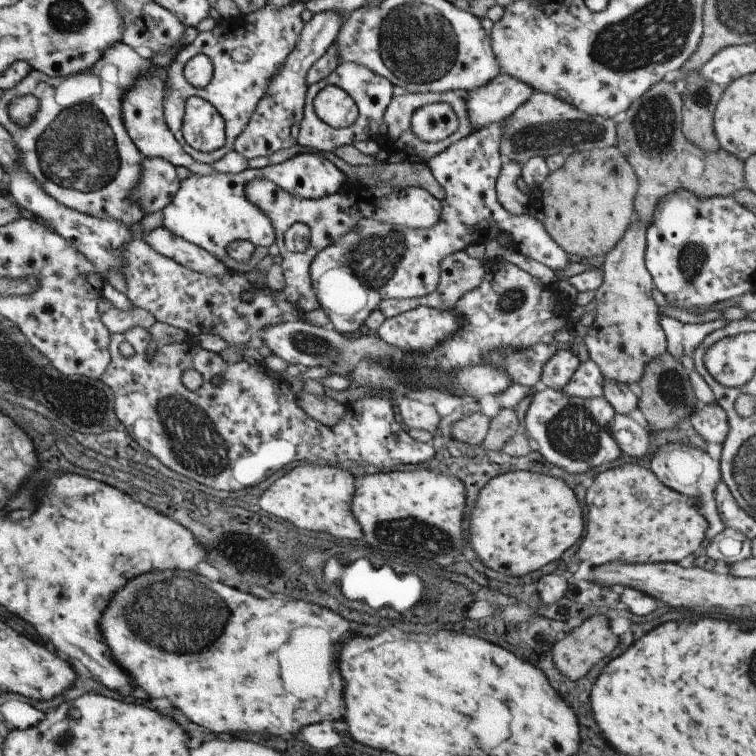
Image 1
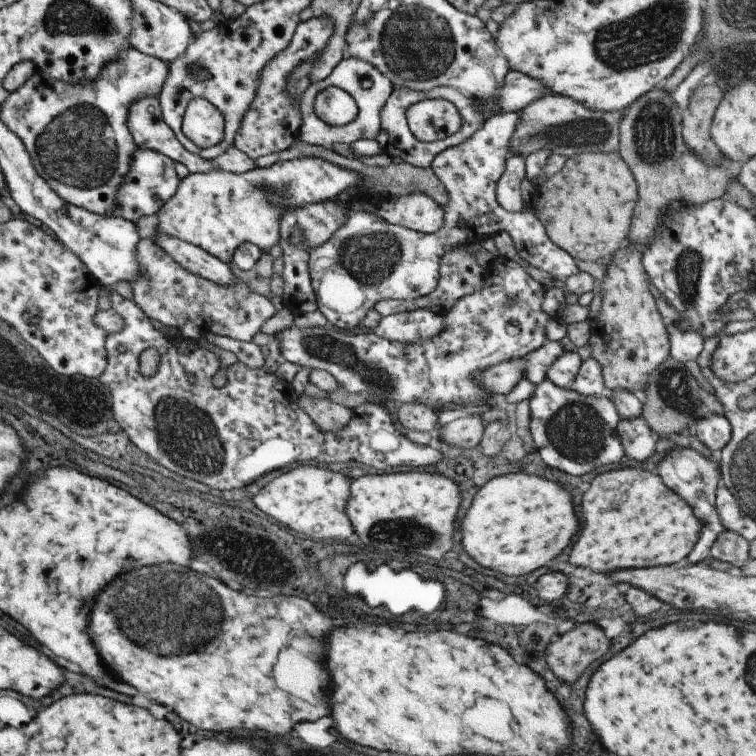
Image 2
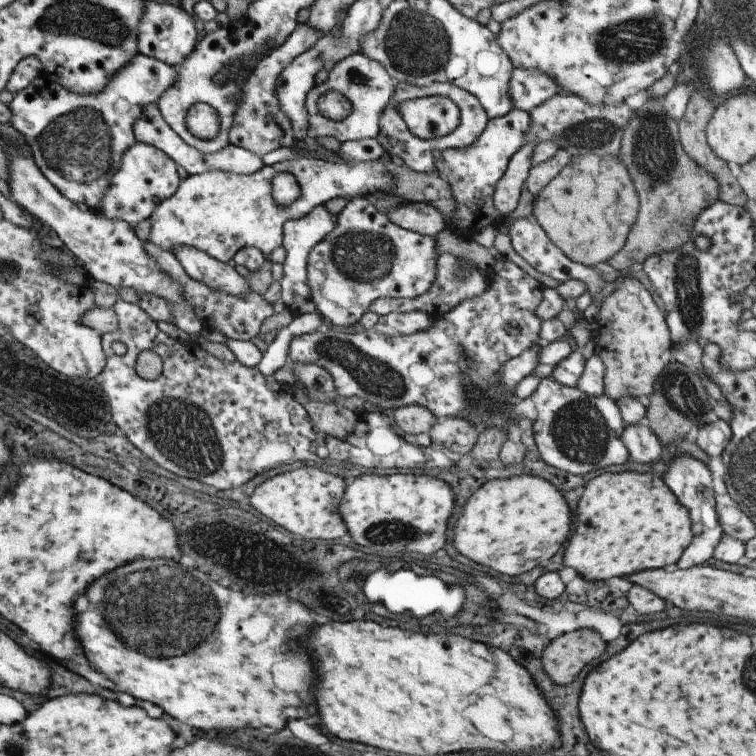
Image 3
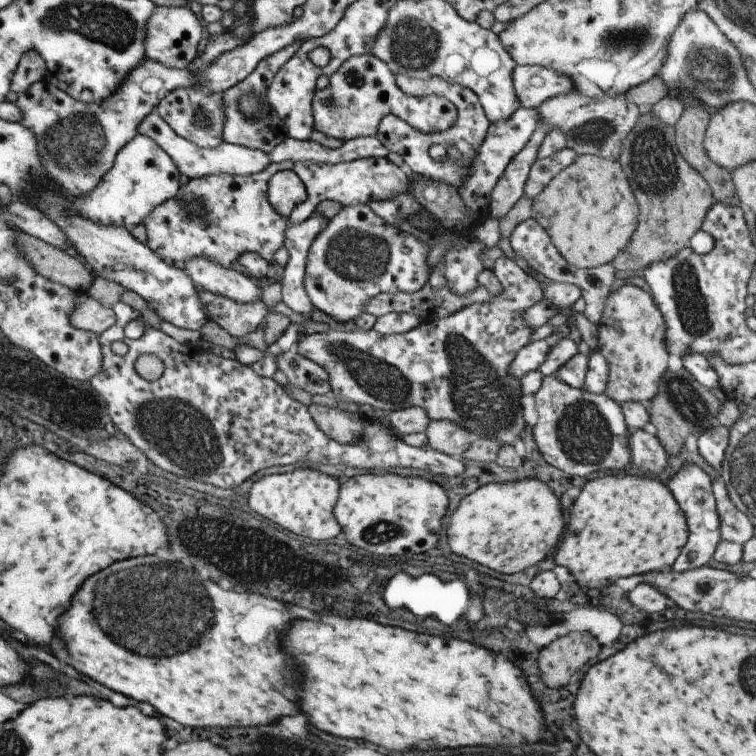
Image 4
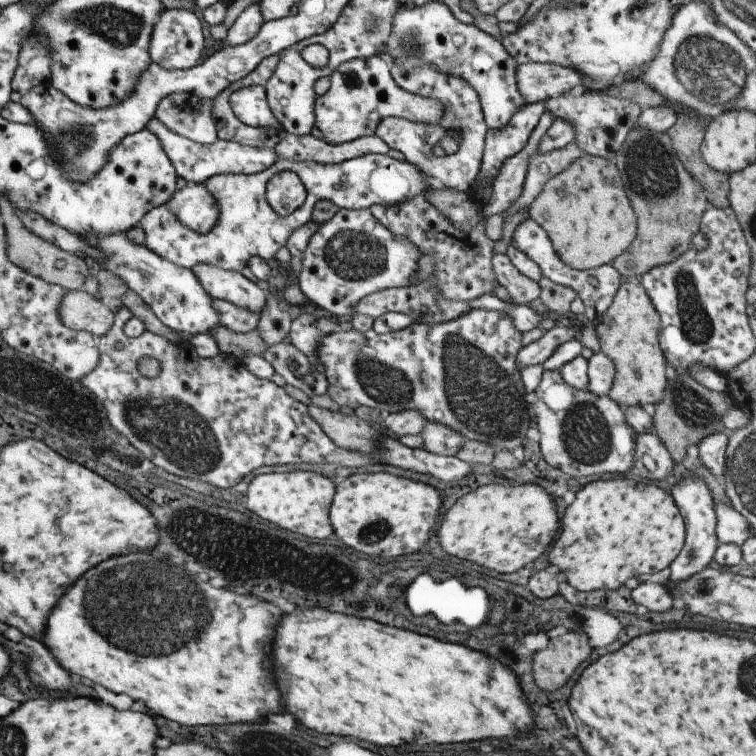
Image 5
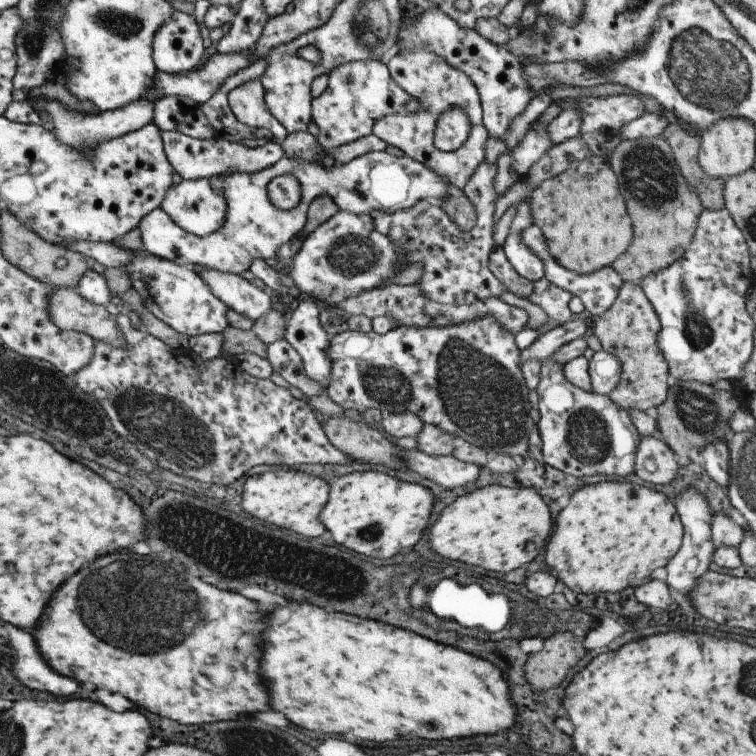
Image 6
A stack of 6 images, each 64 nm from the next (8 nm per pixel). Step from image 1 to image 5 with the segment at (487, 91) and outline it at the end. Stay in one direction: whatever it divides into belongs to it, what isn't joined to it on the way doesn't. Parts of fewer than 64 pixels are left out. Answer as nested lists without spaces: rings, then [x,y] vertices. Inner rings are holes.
[[[531,62],[517,66],[517,88],[525,98],[525,104],[535,104],[581,90],[583,76],[575,68]]]

